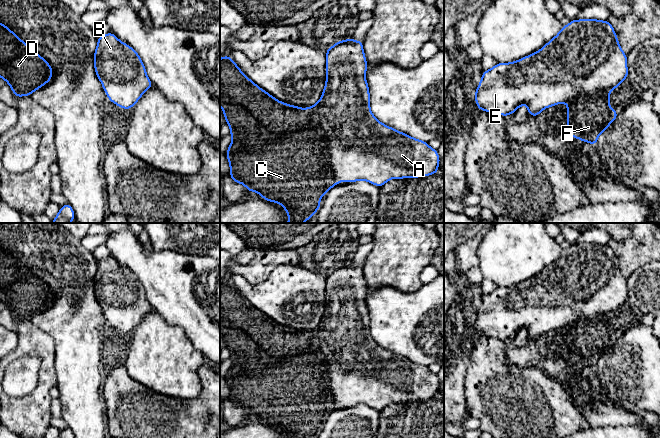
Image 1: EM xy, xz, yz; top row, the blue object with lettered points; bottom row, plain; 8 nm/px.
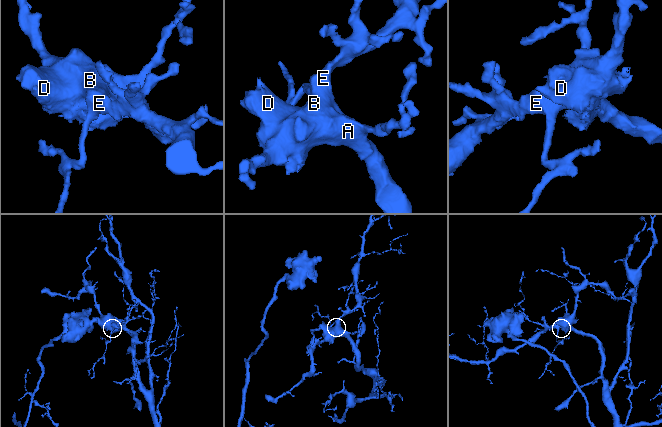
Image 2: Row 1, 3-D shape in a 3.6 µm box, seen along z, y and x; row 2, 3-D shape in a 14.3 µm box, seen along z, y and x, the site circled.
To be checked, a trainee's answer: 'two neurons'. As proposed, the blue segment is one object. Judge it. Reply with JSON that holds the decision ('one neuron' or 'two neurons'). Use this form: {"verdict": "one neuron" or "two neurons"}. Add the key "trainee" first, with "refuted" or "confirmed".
{"trainee": "refuted", "verdict": "one neuron"}

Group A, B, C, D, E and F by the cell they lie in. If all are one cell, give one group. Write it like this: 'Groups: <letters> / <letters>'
Groups: A B C D E F

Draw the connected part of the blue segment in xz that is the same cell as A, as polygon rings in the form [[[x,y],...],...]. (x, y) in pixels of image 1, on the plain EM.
[[[349,262],[336,266],[326,274],[326,308],[320,324],[315,329],[302,333],[298,330],[278,325],[251,305],[229,279],[222,281],[220,283],[220,330],[222,331],[226,347],[230,350],[230,358],[232,360],[232,366],[226,376],[230,388],[231,403],[236,407],[243,408],[249,416],[258,416],[263,423],[281,428],[287,438],[314,438],[320,432],[320,422],[334,411],[336,407],[342,407],[343,404],[346,404],[347,408],[358,404],[365,404],[381,411],[392,402],[417,402],[438,397],[440,382],[437,374],[432,373],[427,366],[393,353],[379,346],[374,341],[370,334],[369,311],[365,302],[366,294],[367,285],[363,275],[363,265]]]

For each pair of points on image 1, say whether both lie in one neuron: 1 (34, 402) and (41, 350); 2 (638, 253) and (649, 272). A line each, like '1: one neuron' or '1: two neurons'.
1: one neuron
2: two neurons

